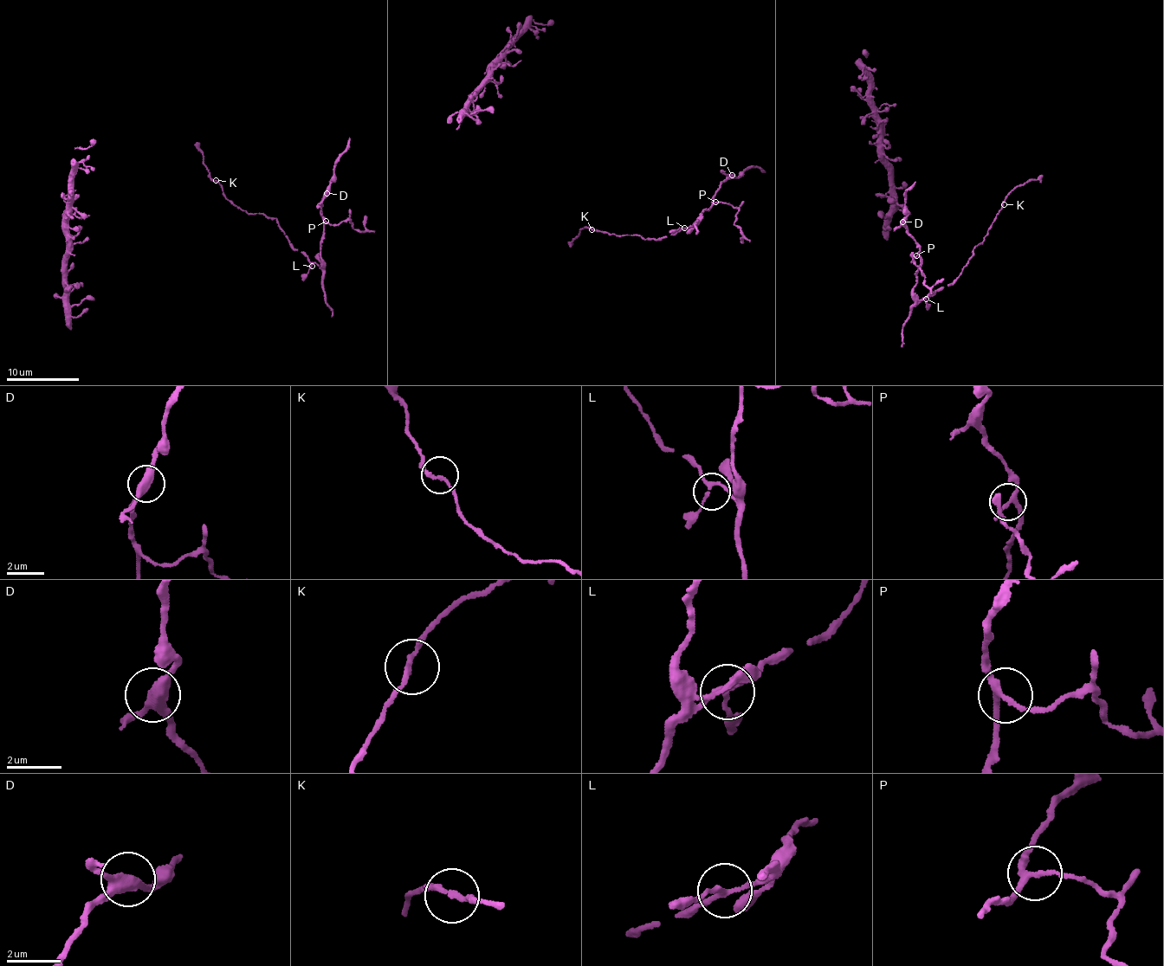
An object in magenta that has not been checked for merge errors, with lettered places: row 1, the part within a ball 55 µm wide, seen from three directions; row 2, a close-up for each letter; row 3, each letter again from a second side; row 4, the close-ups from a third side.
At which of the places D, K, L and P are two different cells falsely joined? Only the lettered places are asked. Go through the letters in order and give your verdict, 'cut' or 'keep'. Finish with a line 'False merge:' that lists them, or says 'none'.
D: keep
K: keep
L: keep
P: keep
False merge: none

